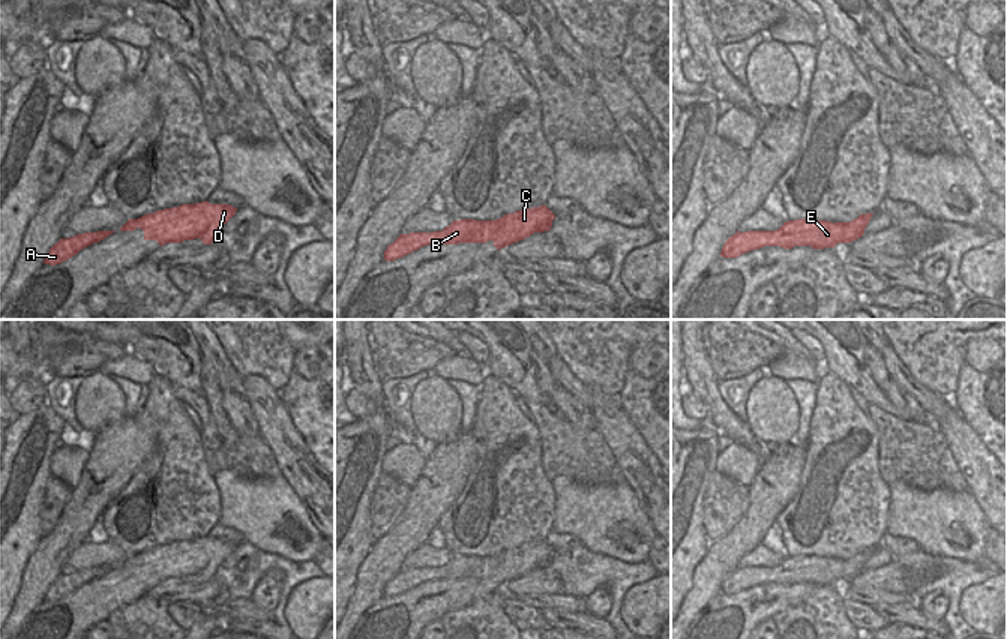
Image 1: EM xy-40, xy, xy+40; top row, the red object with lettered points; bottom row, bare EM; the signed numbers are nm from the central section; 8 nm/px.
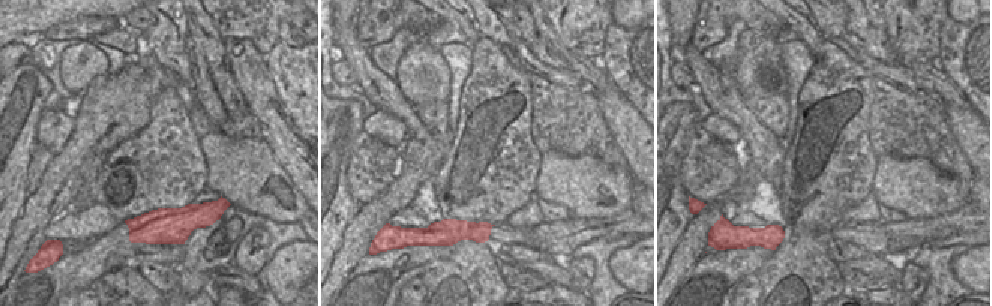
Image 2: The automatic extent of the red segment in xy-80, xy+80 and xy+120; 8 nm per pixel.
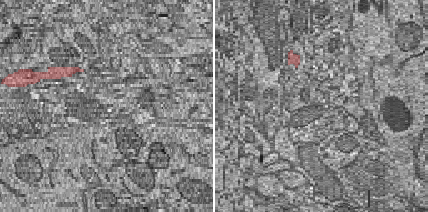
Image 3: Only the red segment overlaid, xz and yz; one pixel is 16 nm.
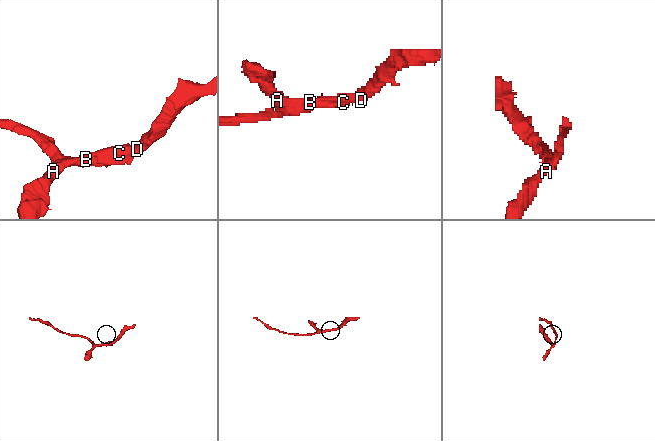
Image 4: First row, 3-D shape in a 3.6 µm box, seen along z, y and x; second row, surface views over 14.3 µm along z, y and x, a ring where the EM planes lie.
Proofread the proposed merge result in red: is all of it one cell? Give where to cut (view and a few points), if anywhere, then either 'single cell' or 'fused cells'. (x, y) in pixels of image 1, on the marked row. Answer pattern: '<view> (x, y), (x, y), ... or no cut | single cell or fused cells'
xy (479, 221), (488, 221), (497, 227), (491, 239) | fused cells

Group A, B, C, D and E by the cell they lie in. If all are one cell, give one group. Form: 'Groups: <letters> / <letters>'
Groups: A B E / C D.

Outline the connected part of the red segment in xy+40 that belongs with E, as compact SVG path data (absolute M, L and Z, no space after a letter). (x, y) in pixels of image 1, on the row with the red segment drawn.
M797 219L783 222L776 231L737 231L725 242L720 256L737 258L764 246L825 249L831 248L837 240L842 240L842 226L833 222Z

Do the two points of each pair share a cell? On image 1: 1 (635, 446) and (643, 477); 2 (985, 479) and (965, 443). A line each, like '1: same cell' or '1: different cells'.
1: same cell
2: same cell

